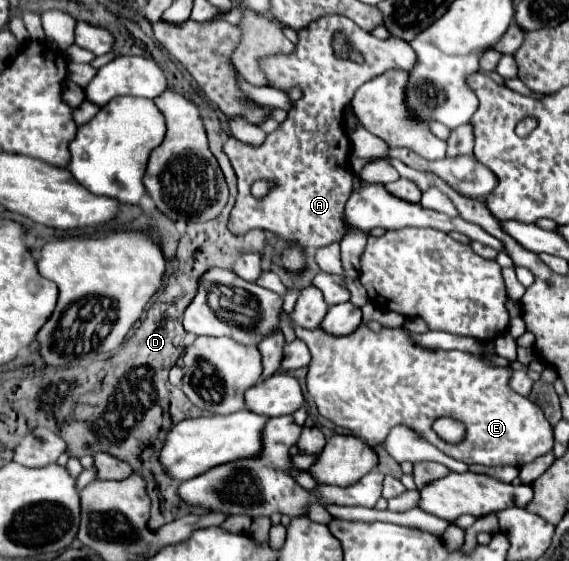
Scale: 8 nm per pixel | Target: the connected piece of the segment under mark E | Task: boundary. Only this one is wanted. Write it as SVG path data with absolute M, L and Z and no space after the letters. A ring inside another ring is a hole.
M291 319L291 329L295 337L305 341L311 351L311 365L309 365L309 379L307 391L315 399L319 413L335 423L337 427L347 429L351 435L373 443L383 445L389 431L395 425L405 425L419 433L425 441L435 445L447 455L471 465L513 465L523 467L525 463L545 455L553 449L553 427L545 419L543 411L529 401L527 397L515 393L509 387L509 379L513 369L511 367L491 367L483 359L463 353L463 351L443 351L443 349L427 349L413 341L411 333L405 327L387 329L383 327L379 333L371 331L369 327L361 325L351 335L335 337L325 333L321 327L309 331L295 325ZM439 417L453 417L467 425L467 437L459 445L449 445L431 429L433 421Z

